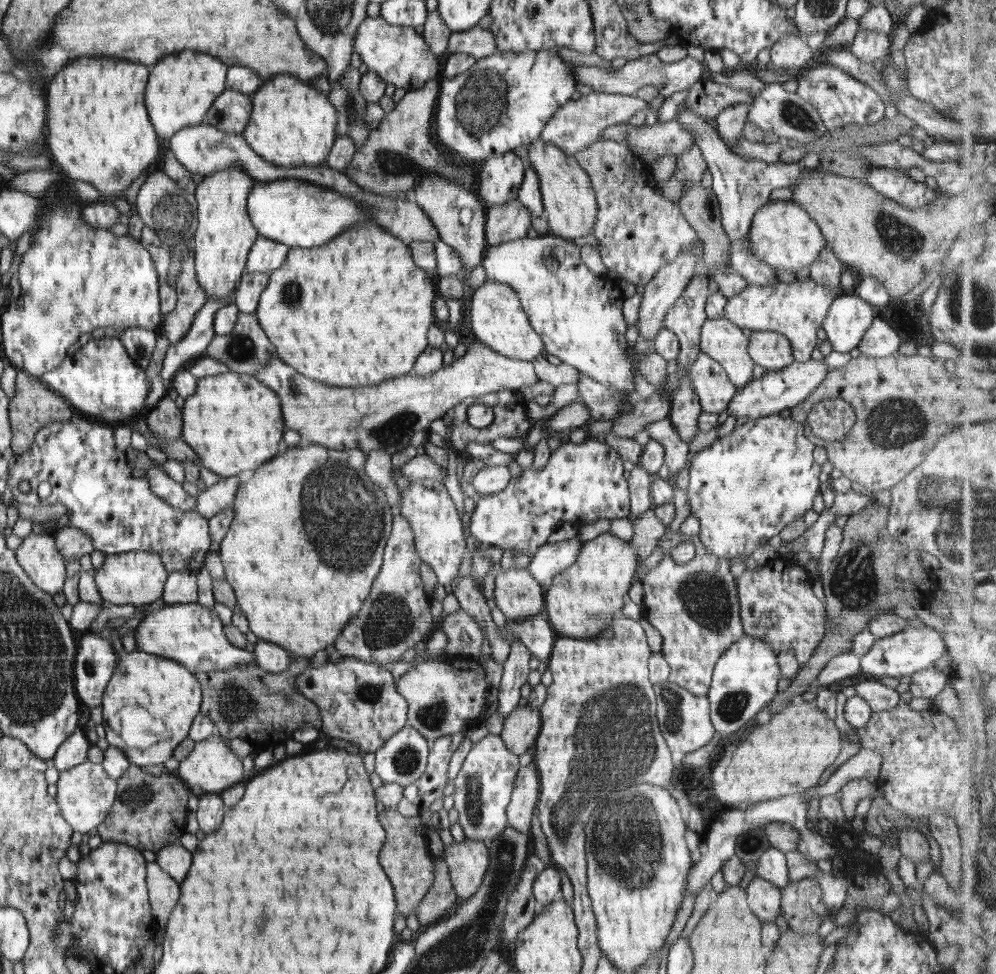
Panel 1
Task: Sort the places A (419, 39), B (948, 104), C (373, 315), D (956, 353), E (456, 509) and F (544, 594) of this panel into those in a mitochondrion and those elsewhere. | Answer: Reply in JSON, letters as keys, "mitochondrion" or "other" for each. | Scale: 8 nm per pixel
{"A":"other","B":"mitochondrion","C":"other","D":"other","E":"other","F":"other"}

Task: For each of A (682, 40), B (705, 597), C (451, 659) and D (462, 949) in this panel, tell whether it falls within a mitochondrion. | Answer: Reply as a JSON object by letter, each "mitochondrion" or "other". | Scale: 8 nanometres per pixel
{"A":"other","B":"mitochondrion","C":"other","D":"mitochondrion"}

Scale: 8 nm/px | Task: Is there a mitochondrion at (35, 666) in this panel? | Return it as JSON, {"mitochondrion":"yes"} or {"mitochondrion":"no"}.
{"mitochondrion":"yes"}

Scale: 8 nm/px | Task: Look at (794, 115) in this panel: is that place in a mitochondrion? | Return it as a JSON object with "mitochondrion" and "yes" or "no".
{"mitochondrion":"yes"}

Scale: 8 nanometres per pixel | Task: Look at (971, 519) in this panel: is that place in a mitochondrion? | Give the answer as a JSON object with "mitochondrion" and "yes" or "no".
{"mitochondrion":"yes"}

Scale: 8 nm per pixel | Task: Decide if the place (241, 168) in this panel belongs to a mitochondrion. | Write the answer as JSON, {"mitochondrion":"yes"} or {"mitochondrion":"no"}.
{"mitochondrion":"no"}

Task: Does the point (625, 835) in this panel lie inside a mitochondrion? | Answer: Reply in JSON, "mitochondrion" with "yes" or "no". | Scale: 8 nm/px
{"mitochondrion":"yes"}

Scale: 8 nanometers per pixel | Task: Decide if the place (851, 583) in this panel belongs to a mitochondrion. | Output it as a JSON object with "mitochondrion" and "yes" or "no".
{"mitochondrion":"yes"}

